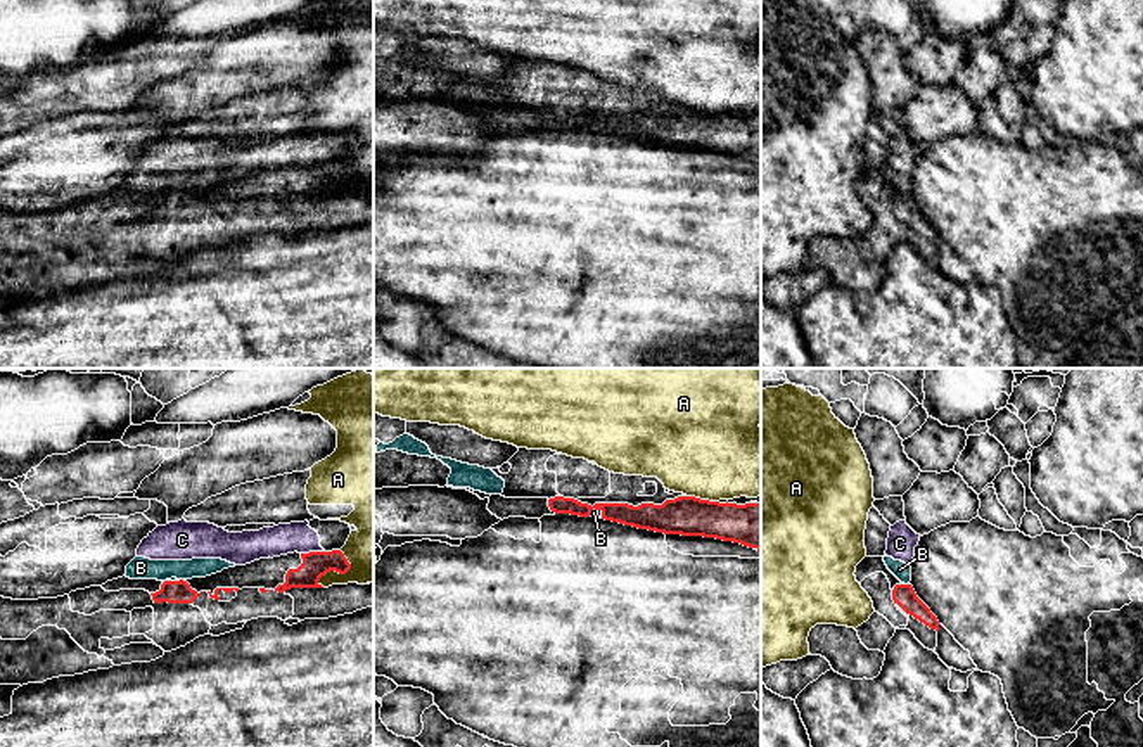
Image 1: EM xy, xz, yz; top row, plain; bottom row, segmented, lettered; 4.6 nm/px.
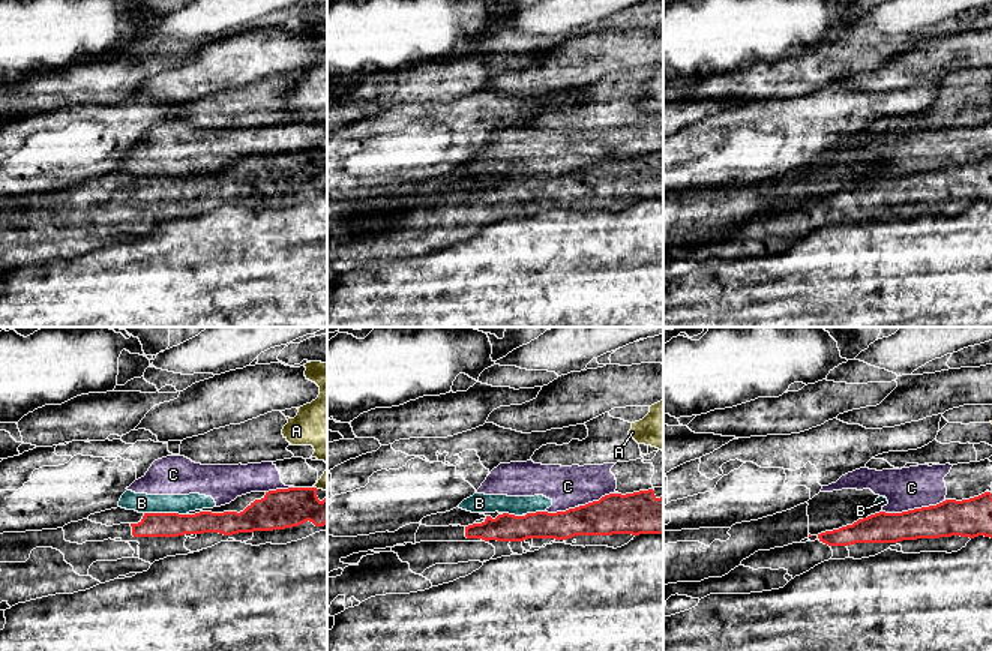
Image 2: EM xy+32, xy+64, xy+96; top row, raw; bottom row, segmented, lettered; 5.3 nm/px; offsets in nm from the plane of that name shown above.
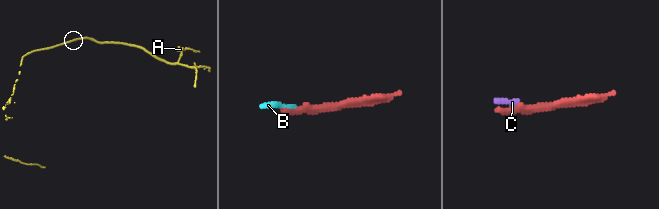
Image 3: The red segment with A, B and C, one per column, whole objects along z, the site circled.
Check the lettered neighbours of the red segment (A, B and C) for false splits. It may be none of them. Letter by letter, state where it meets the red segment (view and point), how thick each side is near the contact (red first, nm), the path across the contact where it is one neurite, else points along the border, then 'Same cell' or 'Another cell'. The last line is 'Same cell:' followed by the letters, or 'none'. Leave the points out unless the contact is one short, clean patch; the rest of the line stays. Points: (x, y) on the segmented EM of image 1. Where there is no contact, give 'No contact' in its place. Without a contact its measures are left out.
A: Touches red at xy (341, 573). Thickness 130 nm (red) against 240 nm. Another cell
B: Touches red at yz (906, 585). Thickness 100 nm (red) against 80 nm. Boundary: yz (905, 583), (908, 585). Another cell
C: Touches red at xy (312, 552). Thickness 130 nm (red) against 140 nm. Another cell
Same cell: none

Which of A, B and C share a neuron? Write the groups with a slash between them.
A / B C

